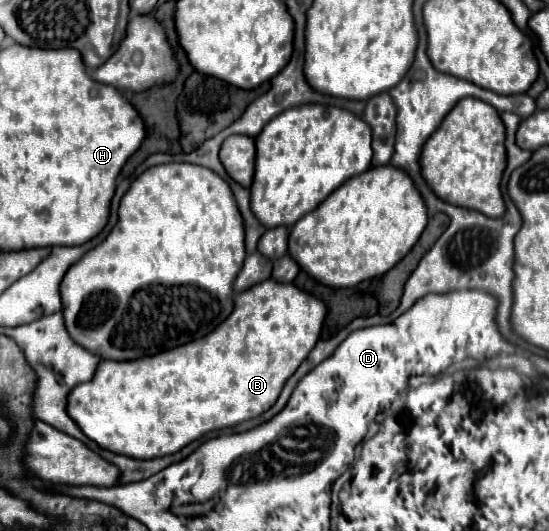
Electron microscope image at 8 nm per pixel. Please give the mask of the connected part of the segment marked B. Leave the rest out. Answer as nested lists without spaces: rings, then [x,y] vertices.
[[[288,253],[276,259],[272,271],[274,279],[270,277],[244,293],[236,293],[232,315],[200,341],[190,341],[188,345],[180,345],[180,349],[170,349],[168,353],[140,361],[100,361],[94,379],[74,387],[68,395],[70,417],[100,447],[126,457],[154,459],[172,455],[210,431],[234,427],[268,411],[276,403],[288,377],[294,375],[316,345],[328,313],[320,299],[288,283],[294,281],[298,271],[300,267]]]

